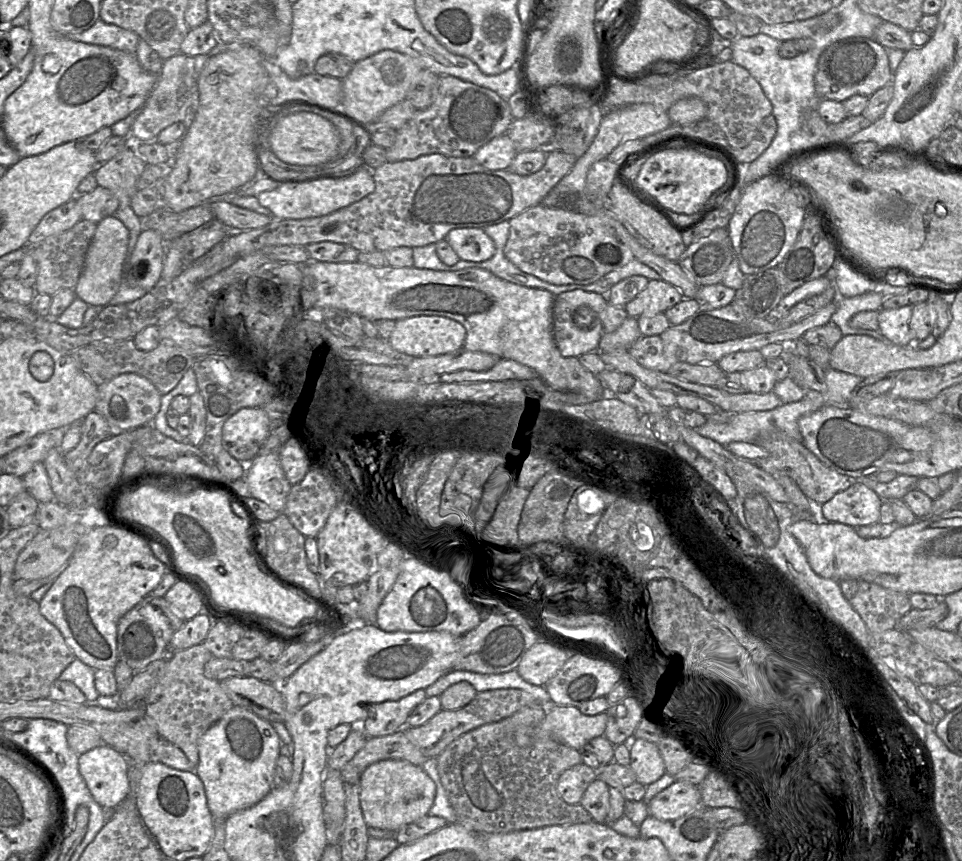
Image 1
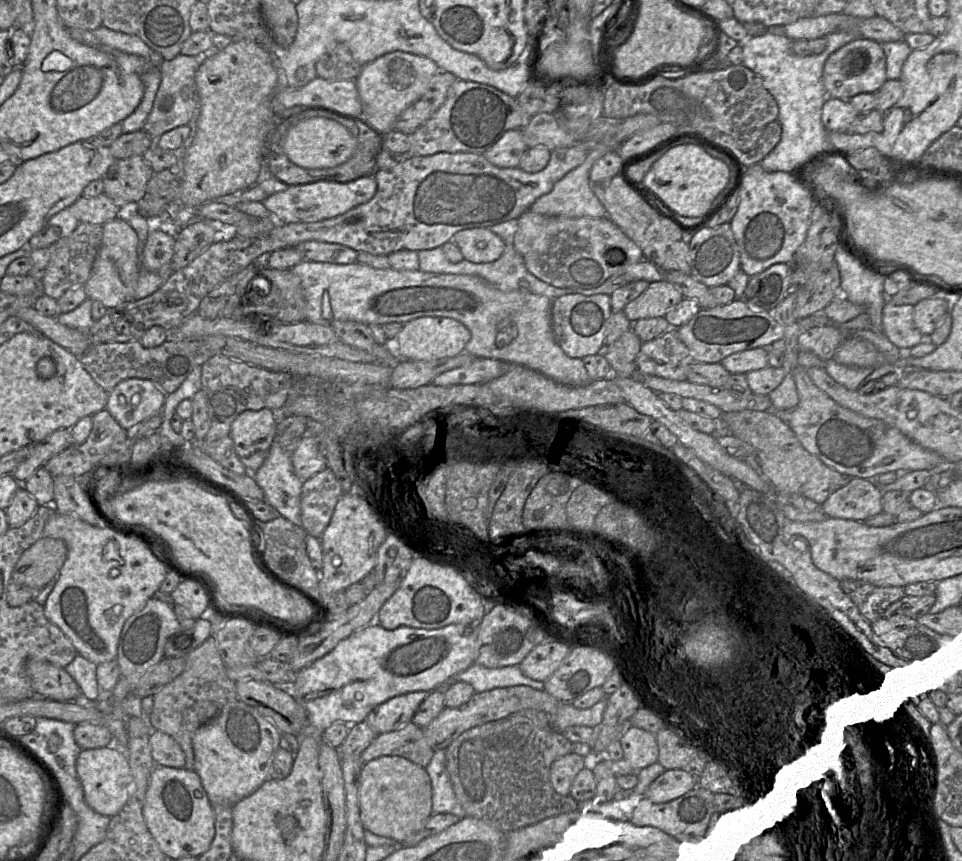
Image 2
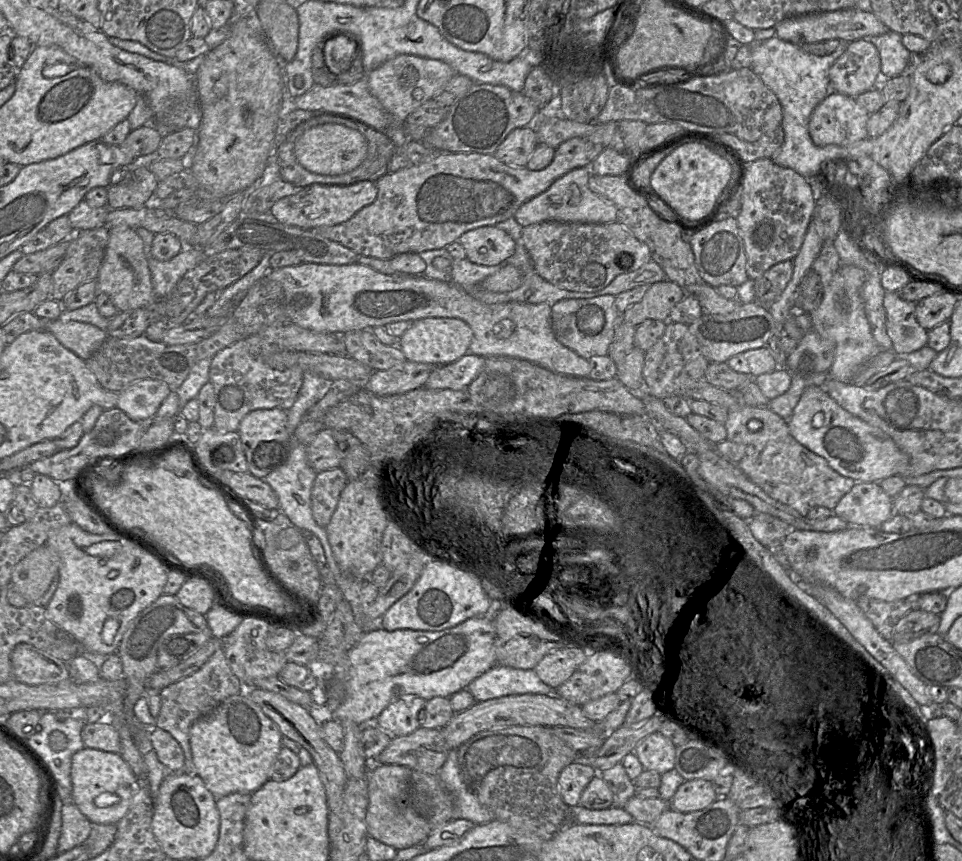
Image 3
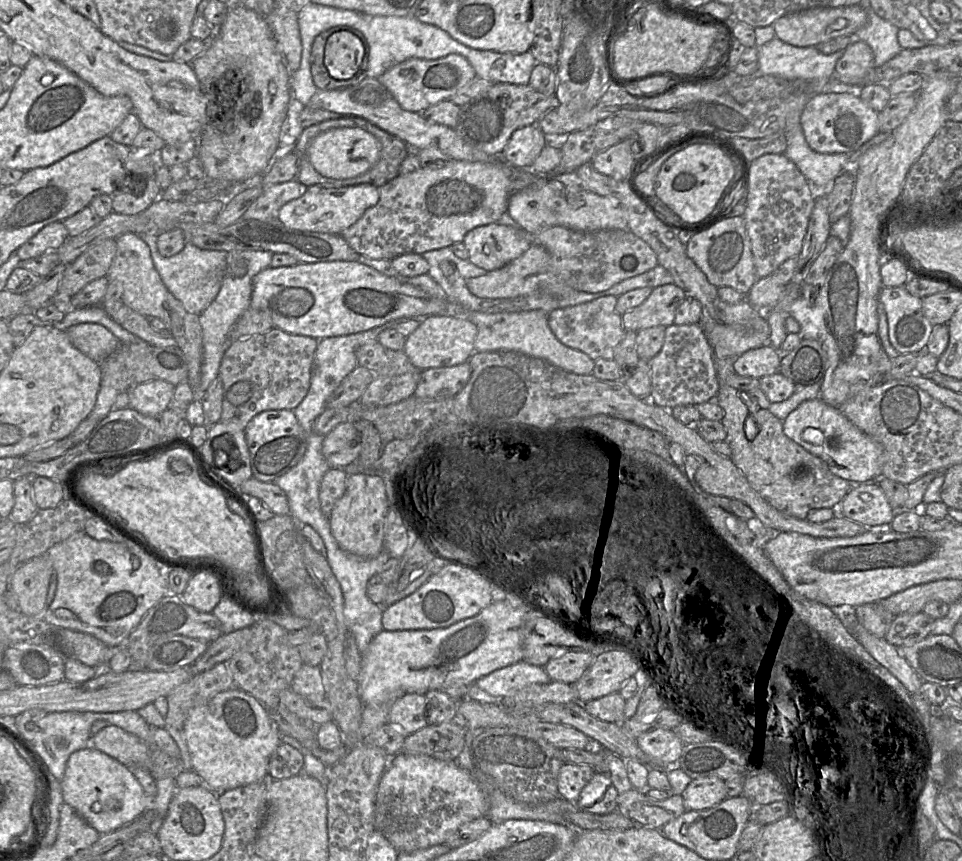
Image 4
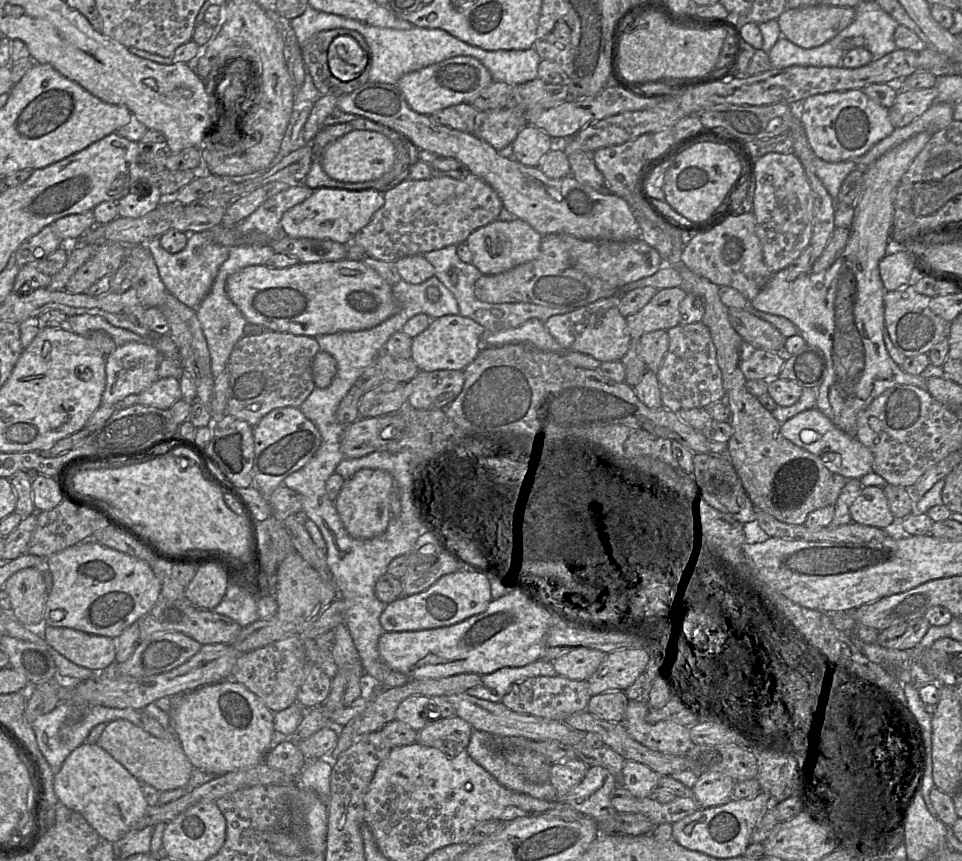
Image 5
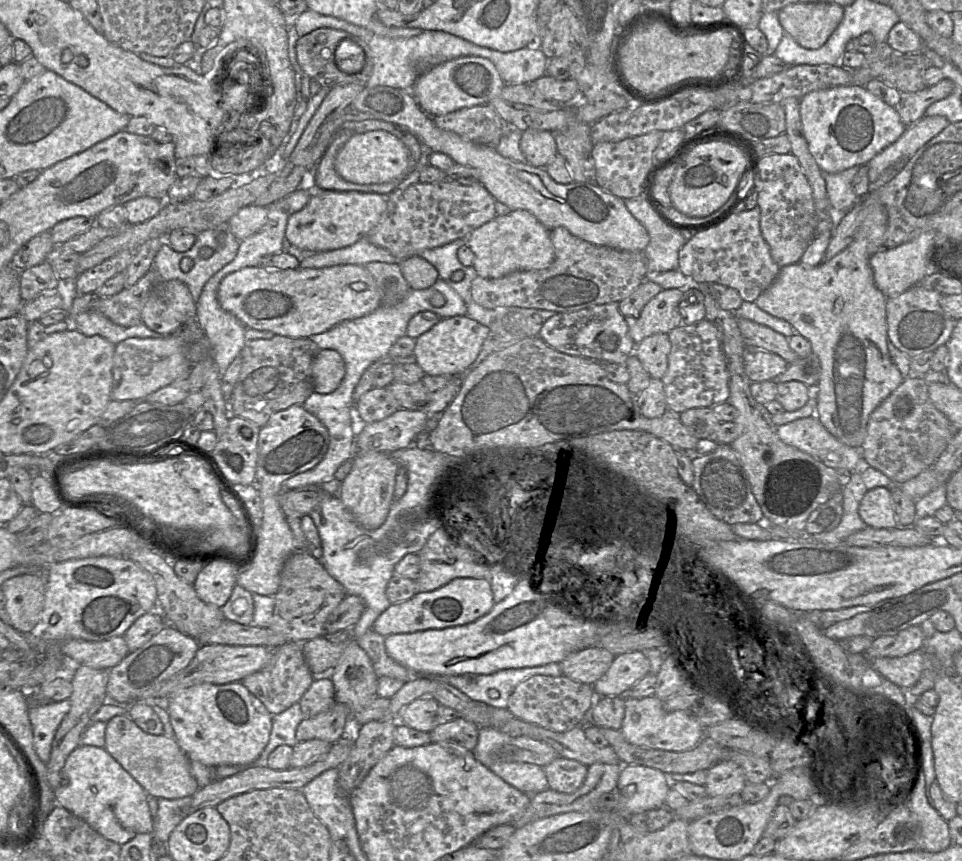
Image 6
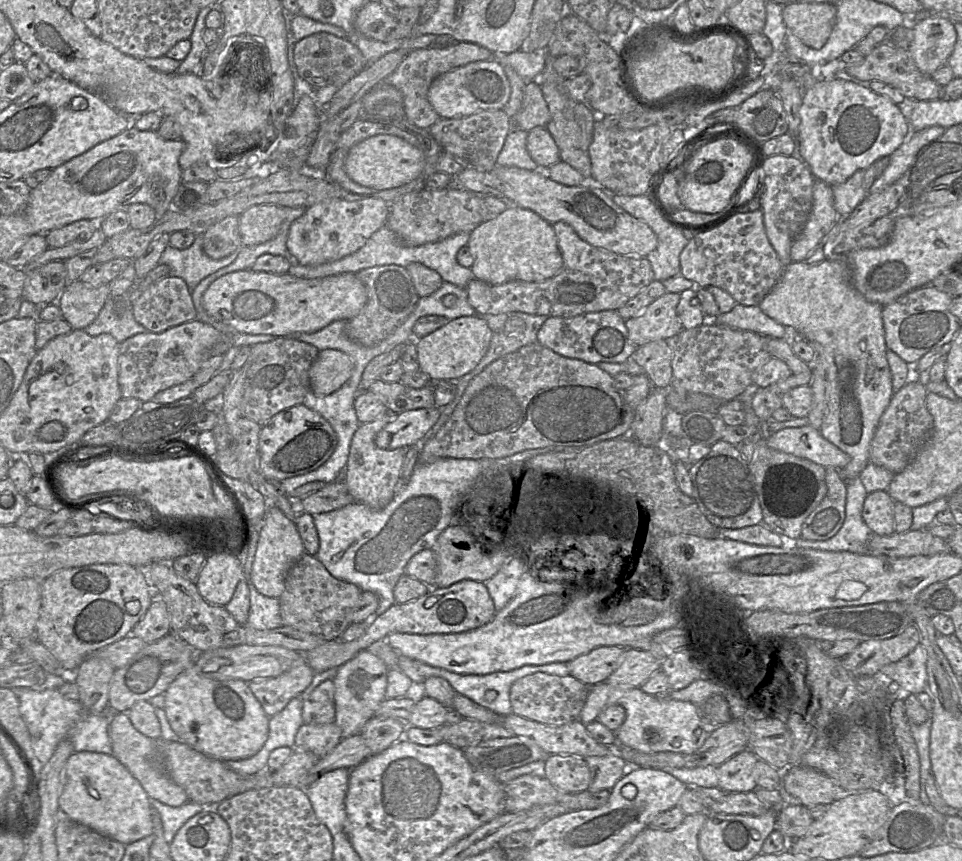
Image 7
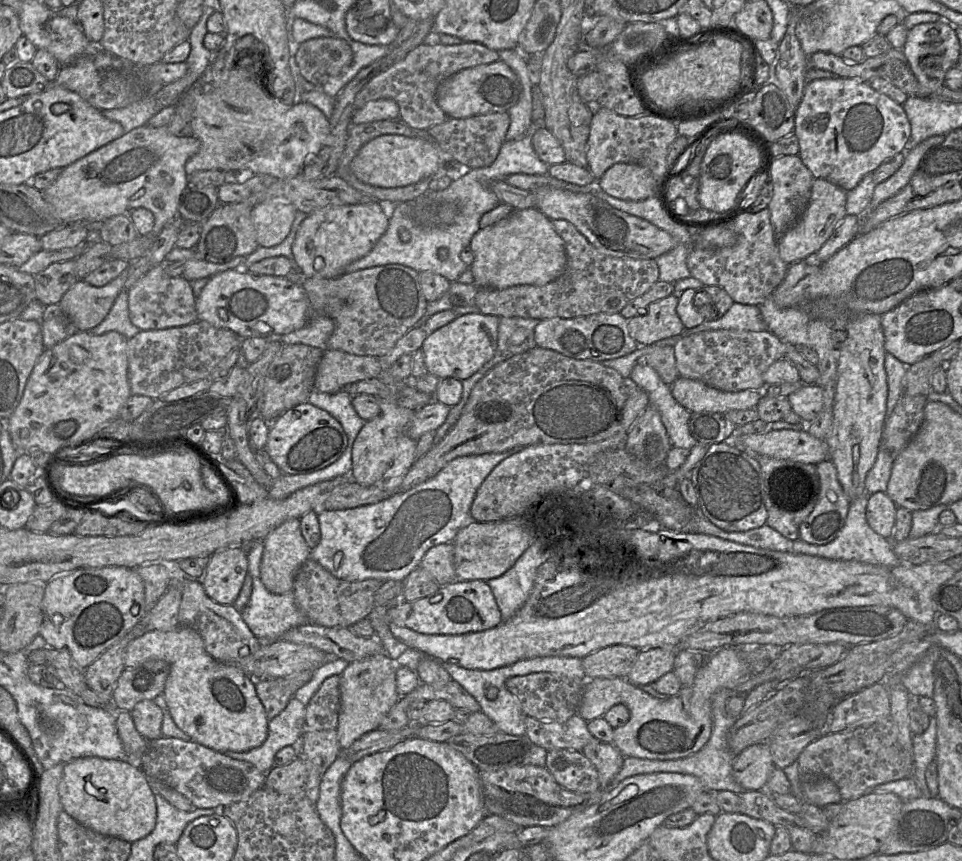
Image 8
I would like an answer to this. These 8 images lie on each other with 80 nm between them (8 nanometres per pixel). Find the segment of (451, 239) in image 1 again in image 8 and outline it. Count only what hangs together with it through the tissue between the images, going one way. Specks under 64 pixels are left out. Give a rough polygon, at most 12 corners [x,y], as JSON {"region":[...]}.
{"region":[[537,208],[480,229],[478,288],[543,286],[566,270],[565,243]]}

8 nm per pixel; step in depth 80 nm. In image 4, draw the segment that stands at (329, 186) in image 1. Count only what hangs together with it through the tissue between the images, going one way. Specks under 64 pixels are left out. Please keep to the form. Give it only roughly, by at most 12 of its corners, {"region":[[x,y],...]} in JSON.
{"region":[[371,184],[313,185],[284,204],[289,229],[340,235],[375,206]]}

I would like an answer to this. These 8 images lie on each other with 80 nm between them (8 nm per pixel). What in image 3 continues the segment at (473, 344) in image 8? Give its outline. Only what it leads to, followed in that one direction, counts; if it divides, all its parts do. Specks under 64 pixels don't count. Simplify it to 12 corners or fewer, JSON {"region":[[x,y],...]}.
{"region":[[457,318],[412,322],[398,340],[405,359],[446,365],[469,352]]}

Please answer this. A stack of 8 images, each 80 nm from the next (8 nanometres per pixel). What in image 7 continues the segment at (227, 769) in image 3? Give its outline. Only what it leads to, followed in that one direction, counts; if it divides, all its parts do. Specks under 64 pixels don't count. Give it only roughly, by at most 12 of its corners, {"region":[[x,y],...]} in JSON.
{"region":[[185,669],[164,692],[180,742],[254,756],[269,717],[244,680]]}

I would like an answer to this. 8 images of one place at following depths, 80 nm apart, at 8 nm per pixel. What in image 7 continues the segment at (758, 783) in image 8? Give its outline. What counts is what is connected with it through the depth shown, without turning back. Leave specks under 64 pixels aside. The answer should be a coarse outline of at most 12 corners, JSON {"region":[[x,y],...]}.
{"region":[[749,749],[717,767],[718,788],[726,793],[758,788]]}

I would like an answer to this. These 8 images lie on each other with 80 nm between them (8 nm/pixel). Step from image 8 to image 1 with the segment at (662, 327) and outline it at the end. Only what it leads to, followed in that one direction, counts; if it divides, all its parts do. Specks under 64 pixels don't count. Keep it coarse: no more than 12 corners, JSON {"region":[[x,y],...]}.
{"region":[[664,280],[623,308],[629,317],[655,316],[679,303],[681,291]]}

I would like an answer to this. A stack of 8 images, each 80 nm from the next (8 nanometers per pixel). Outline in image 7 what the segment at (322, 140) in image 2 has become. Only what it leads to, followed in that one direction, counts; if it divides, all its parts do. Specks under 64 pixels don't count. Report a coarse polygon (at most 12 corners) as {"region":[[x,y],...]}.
{"region":[[387,134],[347,153],[344,171],[375,190],[417,178],[423,150]]}

